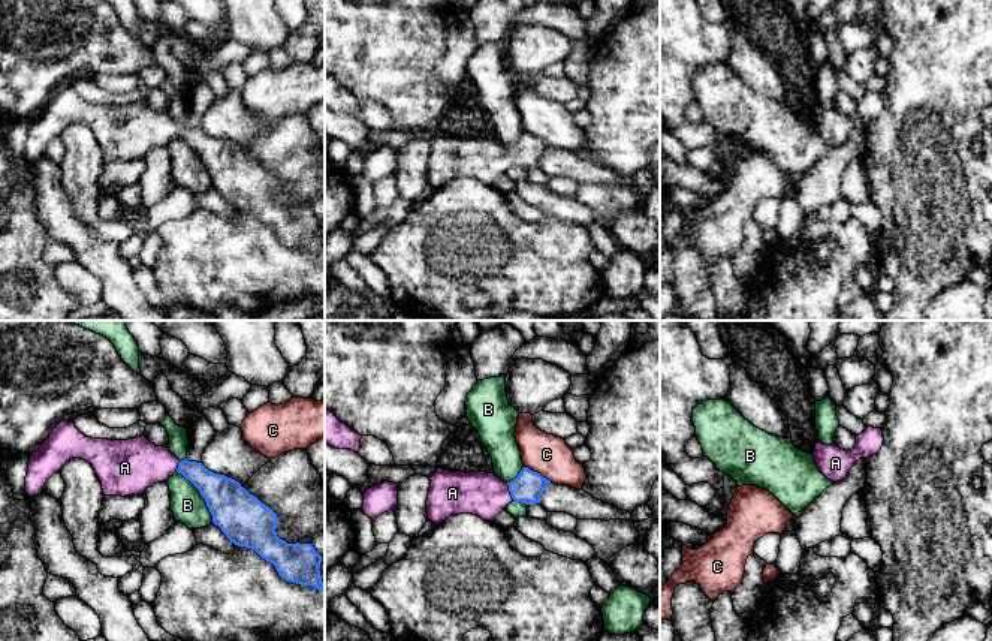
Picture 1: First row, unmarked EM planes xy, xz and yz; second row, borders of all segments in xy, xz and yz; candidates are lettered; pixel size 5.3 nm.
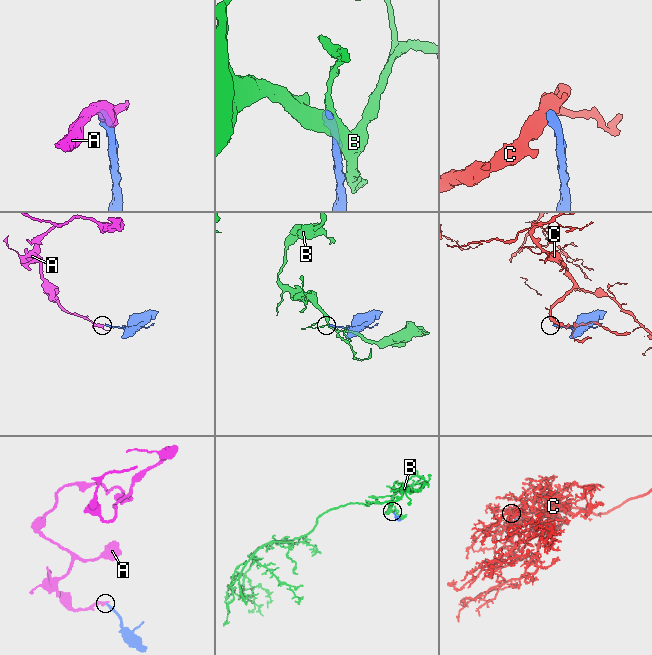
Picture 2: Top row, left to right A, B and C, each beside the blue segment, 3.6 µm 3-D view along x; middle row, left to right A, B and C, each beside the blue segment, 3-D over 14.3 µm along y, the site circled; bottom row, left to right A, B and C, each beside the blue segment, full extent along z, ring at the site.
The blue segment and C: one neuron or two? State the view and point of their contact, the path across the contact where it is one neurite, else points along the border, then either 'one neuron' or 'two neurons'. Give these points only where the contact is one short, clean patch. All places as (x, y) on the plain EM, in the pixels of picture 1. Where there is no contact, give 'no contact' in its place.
xz (536, 137) | along xz (524, 131), (551, 146) | two neurons

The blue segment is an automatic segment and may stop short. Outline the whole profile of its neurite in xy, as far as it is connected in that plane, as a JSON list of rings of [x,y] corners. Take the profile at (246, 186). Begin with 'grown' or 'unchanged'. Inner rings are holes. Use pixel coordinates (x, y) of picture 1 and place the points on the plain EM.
grown; [[[61,85],[49,102],[30,121],[25,141],[25,157],[33,162],[43,156],[45,147],[72,123],[88,126],[102,148],[103,160],[138,160],[153,148],[163,147],[175,136],[189,144],[205,163],[212,187],[238,211],[254,214],[272,228],[278,240],[290,247],[311,250],[325,256],[319,231],[322,220],[311,208],[287,208],[277,201],[277,178],[250,159],[238,145],[208,135],[202,127],[180,126],[169,112],[156,111],[145,100],[127,105],[91,103],[82,99],[73,87]]]

